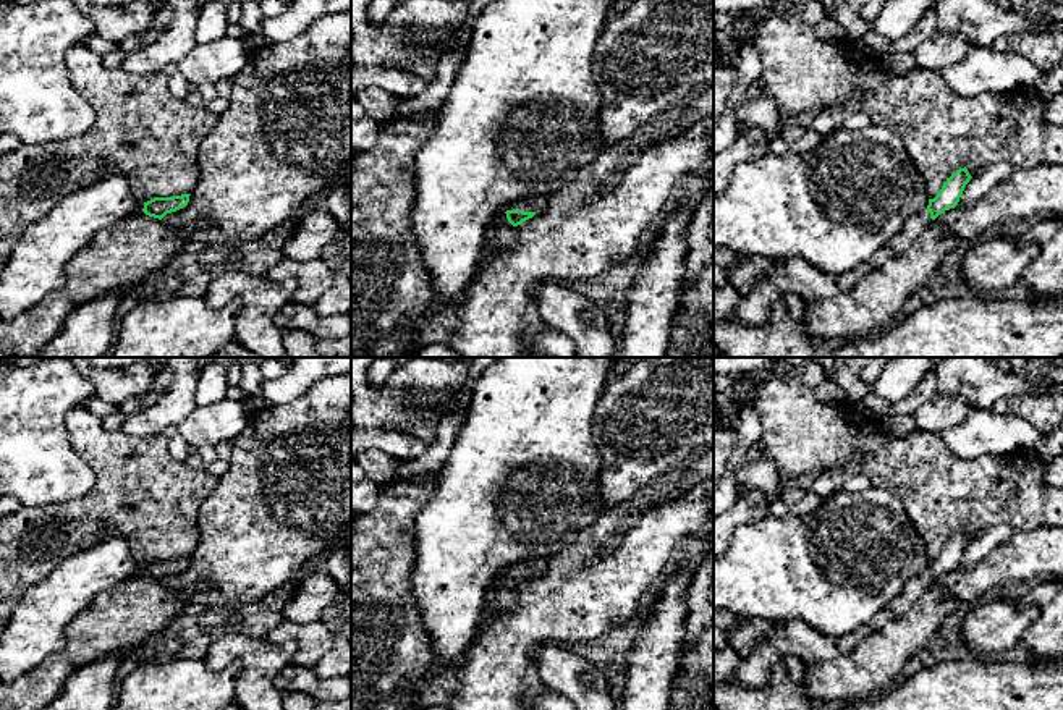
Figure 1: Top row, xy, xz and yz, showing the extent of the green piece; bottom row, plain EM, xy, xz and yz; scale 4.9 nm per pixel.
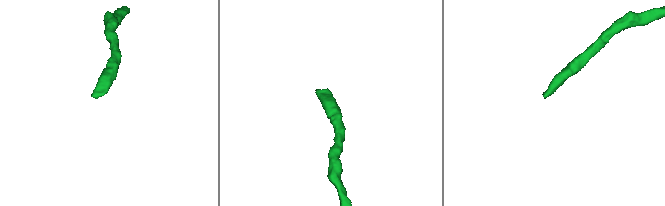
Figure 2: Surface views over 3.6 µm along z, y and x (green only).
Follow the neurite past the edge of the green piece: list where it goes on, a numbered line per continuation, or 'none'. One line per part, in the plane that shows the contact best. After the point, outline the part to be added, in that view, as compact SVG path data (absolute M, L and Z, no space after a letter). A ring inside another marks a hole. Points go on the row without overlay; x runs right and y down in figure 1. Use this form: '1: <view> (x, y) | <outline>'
1: xz (533, 566) | M529 560L508 568L506 573L540 574L547 566L547 560Z

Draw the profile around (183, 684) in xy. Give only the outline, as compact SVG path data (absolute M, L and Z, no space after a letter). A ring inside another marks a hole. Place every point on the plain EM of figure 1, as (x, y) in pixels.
M204 660L139 665L120 684L112 710L223 710L235 704L235 663L214 671Z

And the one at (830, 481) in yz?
M853 454L846 464L822 471L809 490L812 490L819 498L833 495L845 482L861 474L864 459L864 454Z

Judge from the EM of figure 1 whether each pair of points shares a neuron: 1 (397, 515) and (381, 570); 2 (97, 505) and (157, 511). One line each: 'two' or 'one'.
1: one
2: one

